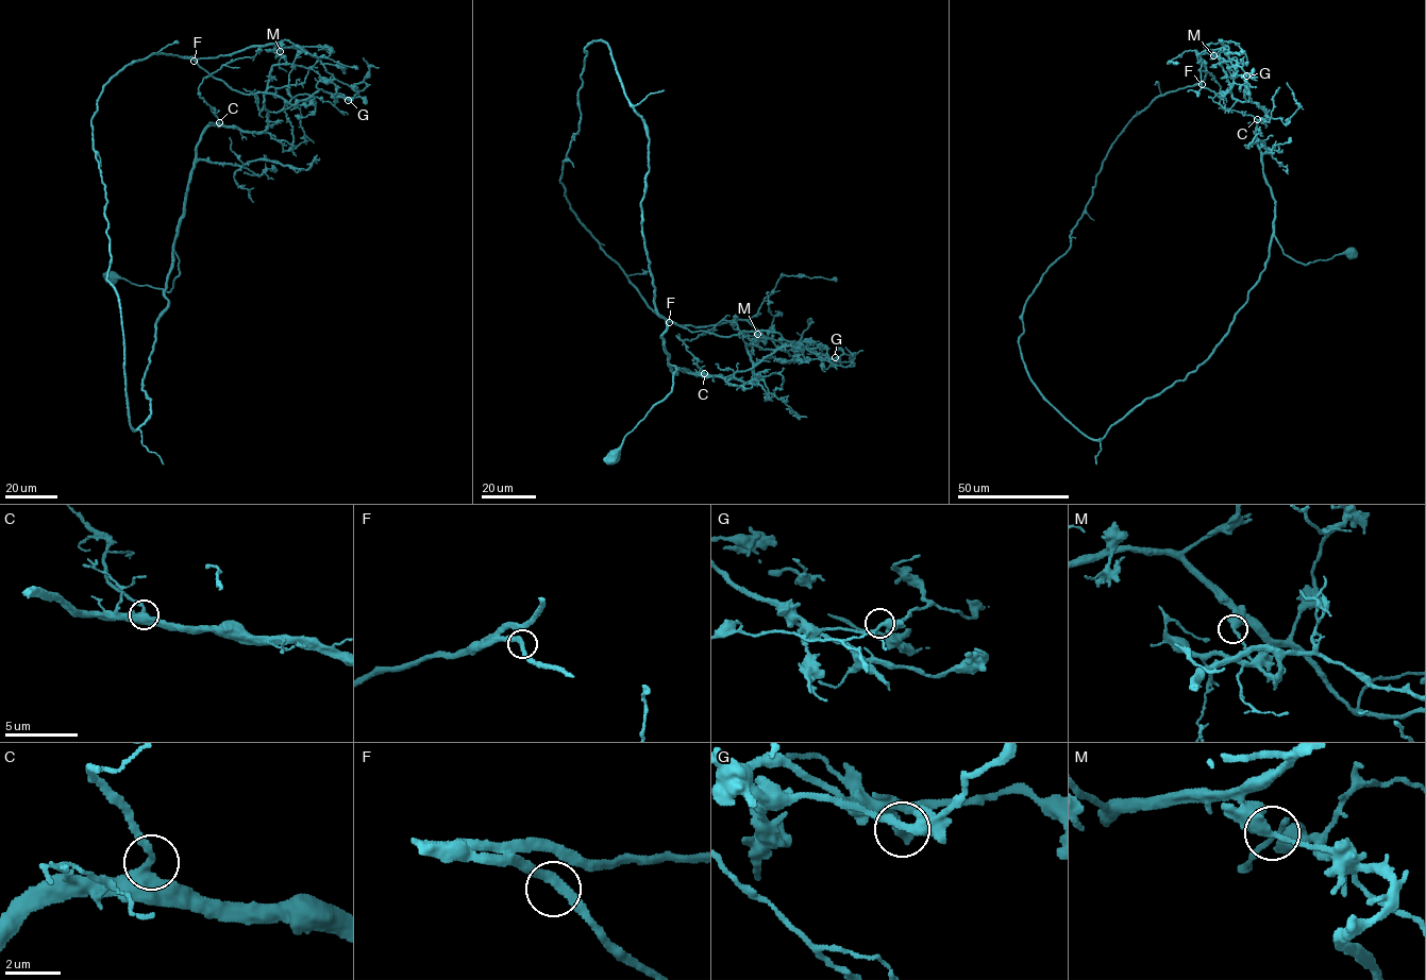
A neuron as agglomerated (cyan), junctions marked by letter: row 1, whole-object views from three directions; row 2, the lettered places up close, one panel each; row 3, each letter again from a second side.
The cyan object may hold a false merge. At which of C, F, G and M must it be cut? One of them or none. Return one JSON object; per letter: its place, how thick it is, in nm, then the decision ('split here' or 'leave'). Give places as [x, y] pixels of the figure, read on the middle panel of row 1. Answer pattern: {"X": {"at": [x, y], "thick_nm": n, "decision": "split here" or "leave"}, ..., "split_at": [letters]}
{"C": {"at": [704, 373], "thick_nm": 400, "decision": "leave"}, "F": {"at": [669, 322], "thick_nm": 320, "decision": "leave"}, "G": {"at": [835, 357], "thick_nm": 360, "decision": "leave"}, "M": {"at": [757, 334], "thick_nm": 380, "decision": "leave"}, "split_at": []}

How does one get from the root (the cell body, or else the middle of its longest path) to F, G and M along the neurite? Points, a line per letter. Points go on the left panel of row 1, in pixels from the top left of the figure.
F: (114, 279), (170, 290), (200, 134), (214, 124), (263, 132), (269, 71), (286, 63), (271, 45), (194, 61)
G: (114, 279), (170, 290), (200, 134), (263, 132), (273, 65), (314, 70), (317, 87), (348, 100)
M: (114, 279), (170, 290), (200, 134), (214, 124), (263, 132), (269, 71), (286, 63), (279, 51)

